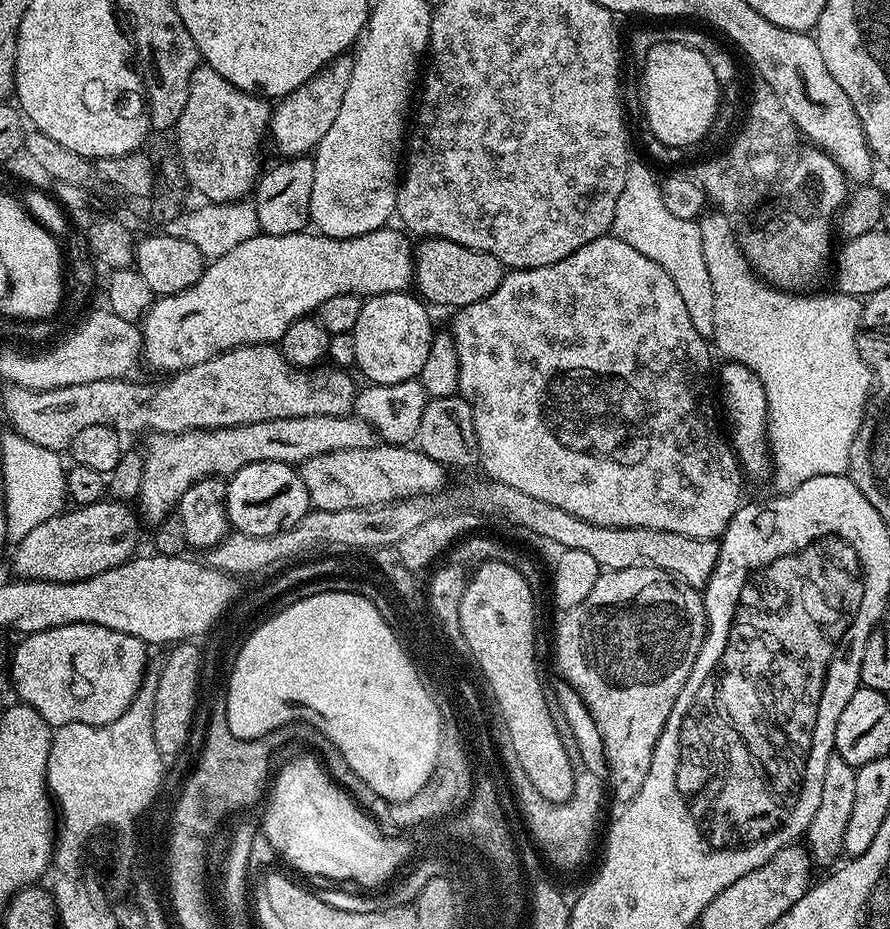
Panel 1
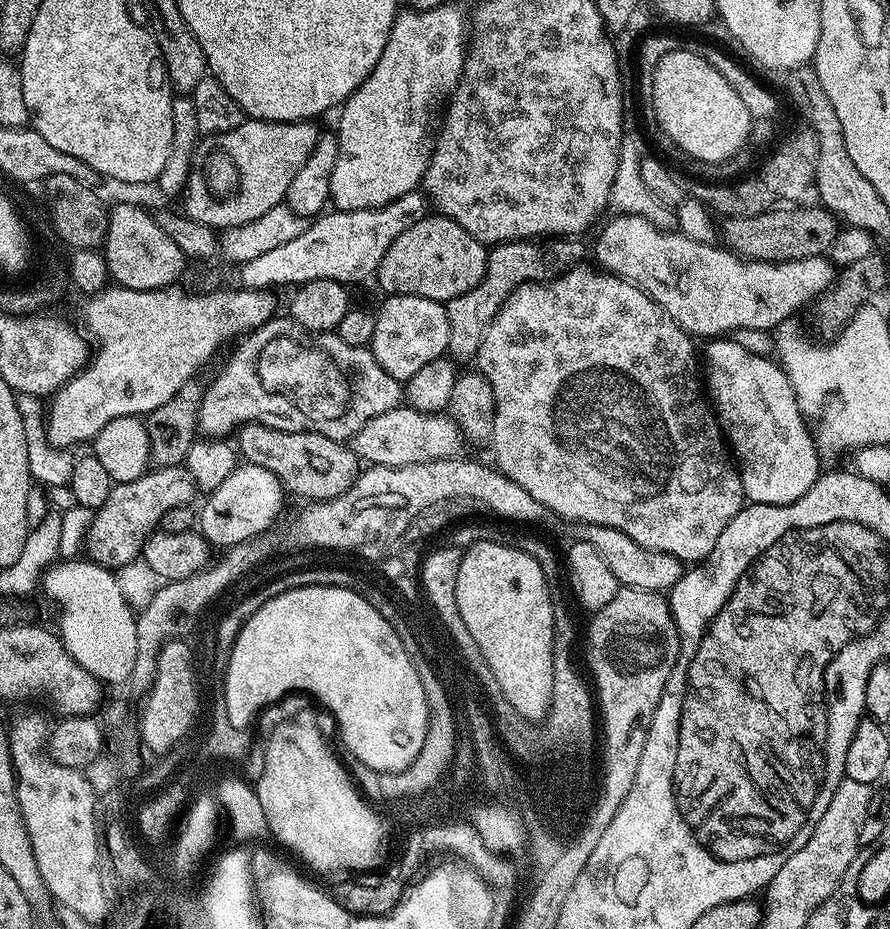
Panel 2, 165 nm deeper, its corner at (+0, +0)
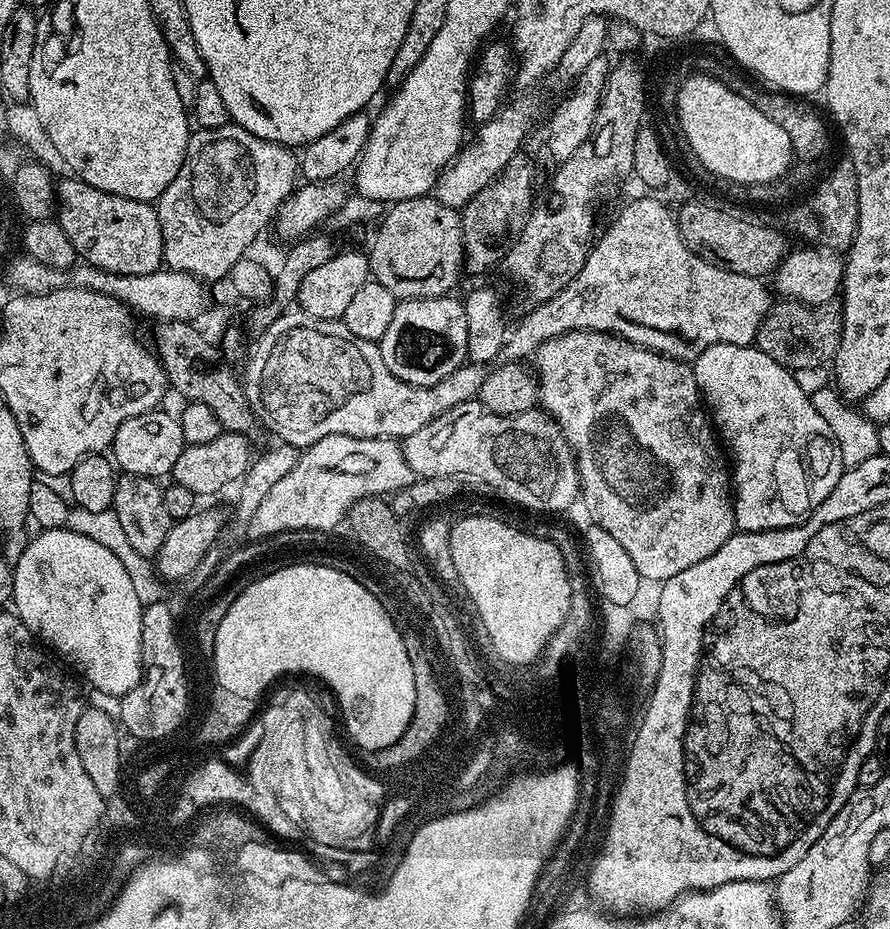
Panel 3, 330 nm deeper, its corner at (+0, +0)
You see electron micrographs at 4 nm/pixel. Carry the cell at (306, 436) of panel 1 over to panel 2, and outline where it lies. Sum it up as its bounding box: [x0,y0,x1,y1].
[350,406,466,468]

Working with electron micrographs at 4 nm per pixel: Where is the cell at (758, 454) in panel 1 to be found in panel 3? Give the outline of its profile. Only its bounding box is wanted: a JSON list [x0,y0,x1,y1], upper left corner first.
[692,344,846,532]

